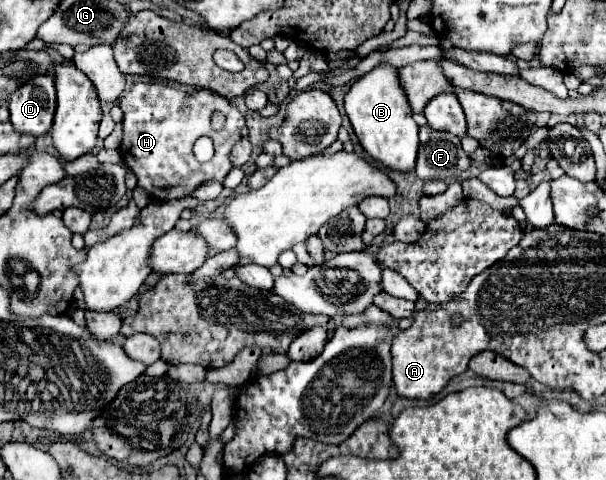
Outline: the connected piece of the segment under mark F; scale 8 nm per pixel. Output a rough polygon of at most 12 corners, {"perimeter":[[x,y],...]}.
{"perimeter":[[420,127],[416,175],[456,179],[470,159],[452,133]]}

